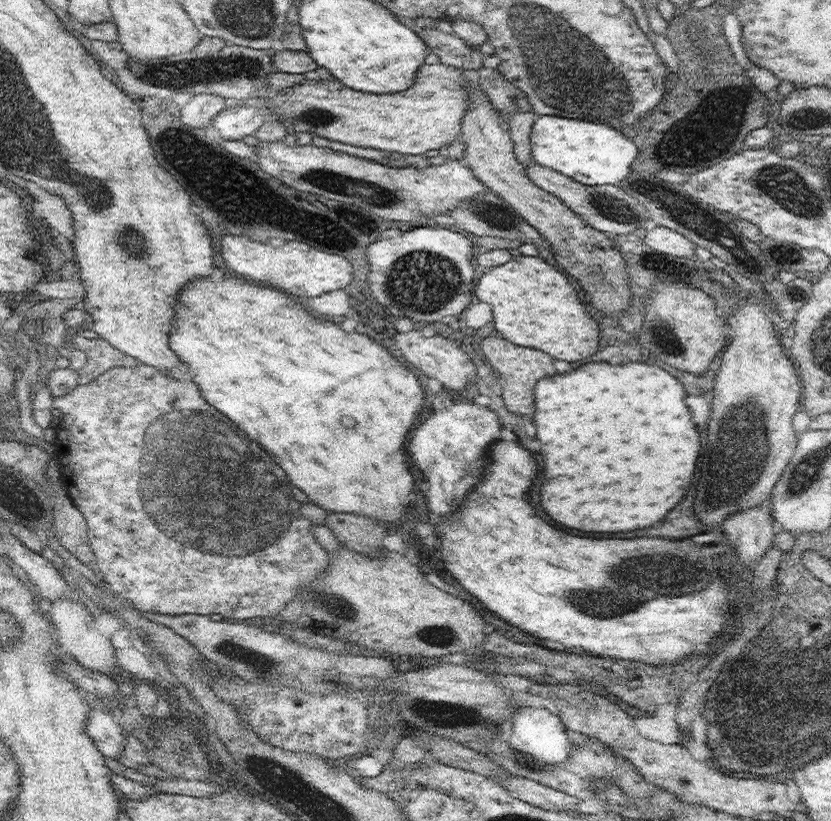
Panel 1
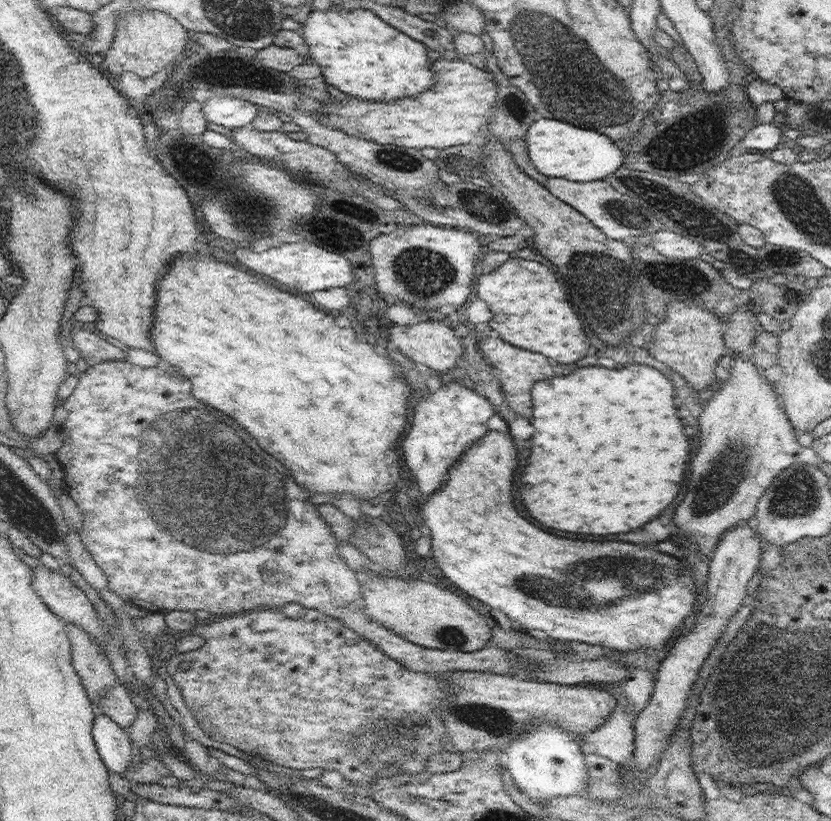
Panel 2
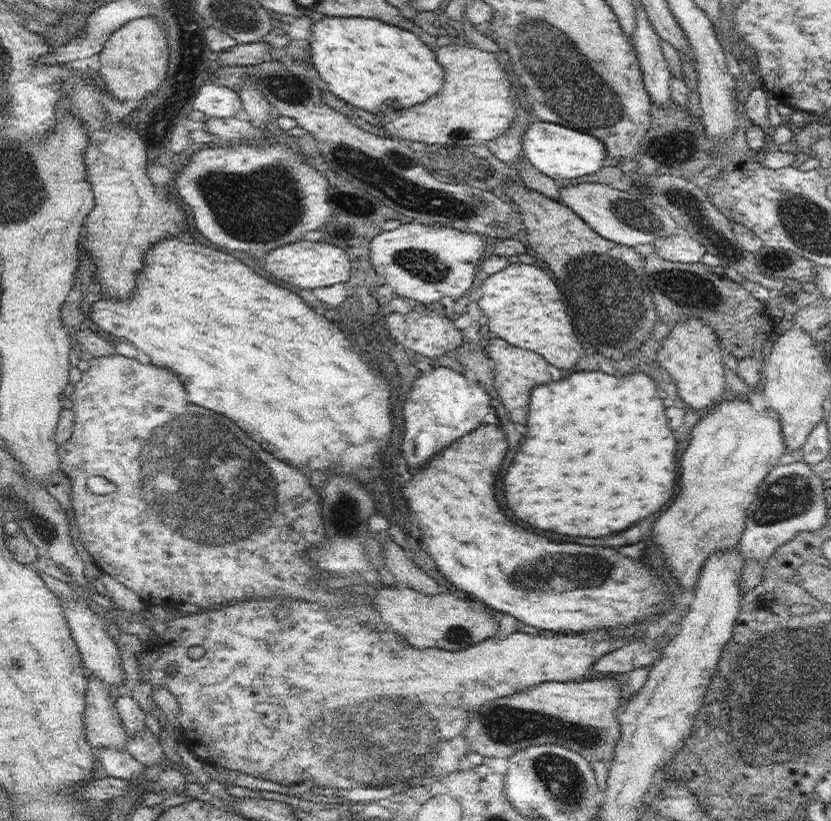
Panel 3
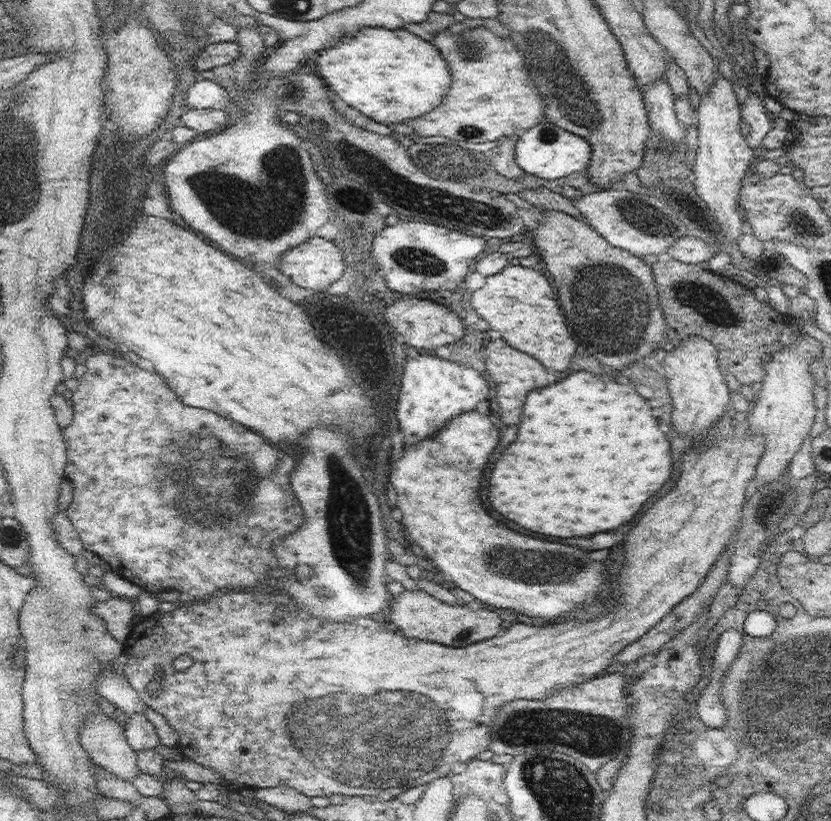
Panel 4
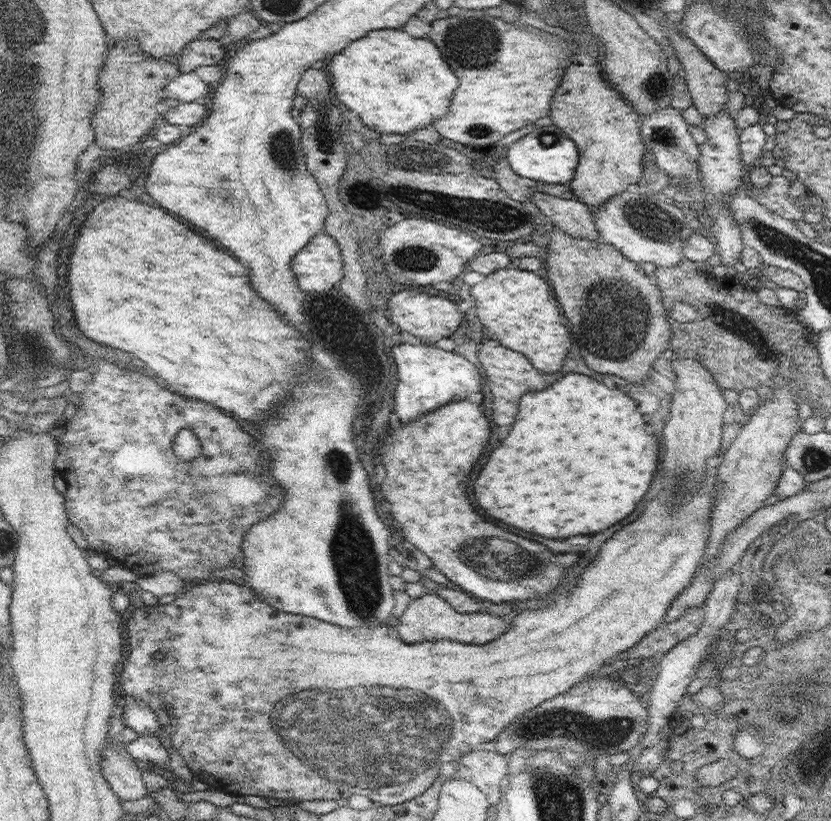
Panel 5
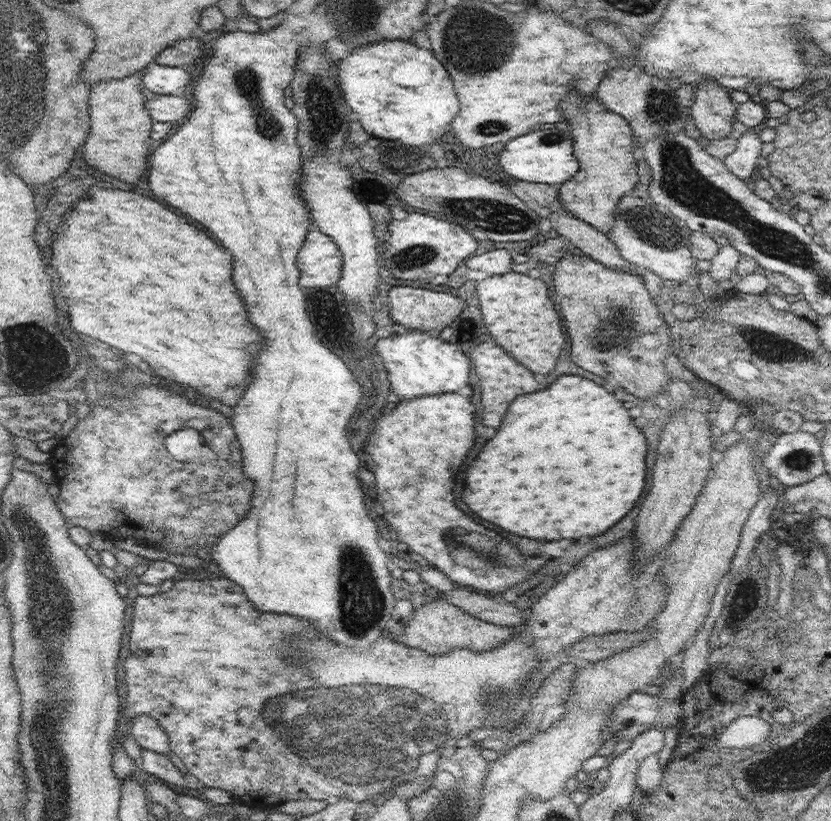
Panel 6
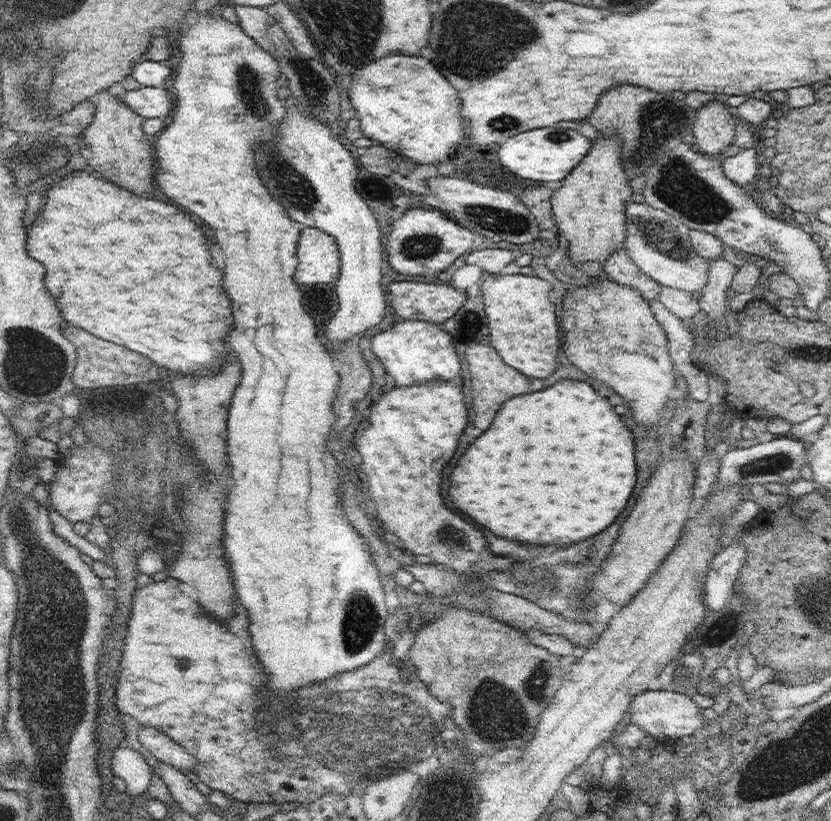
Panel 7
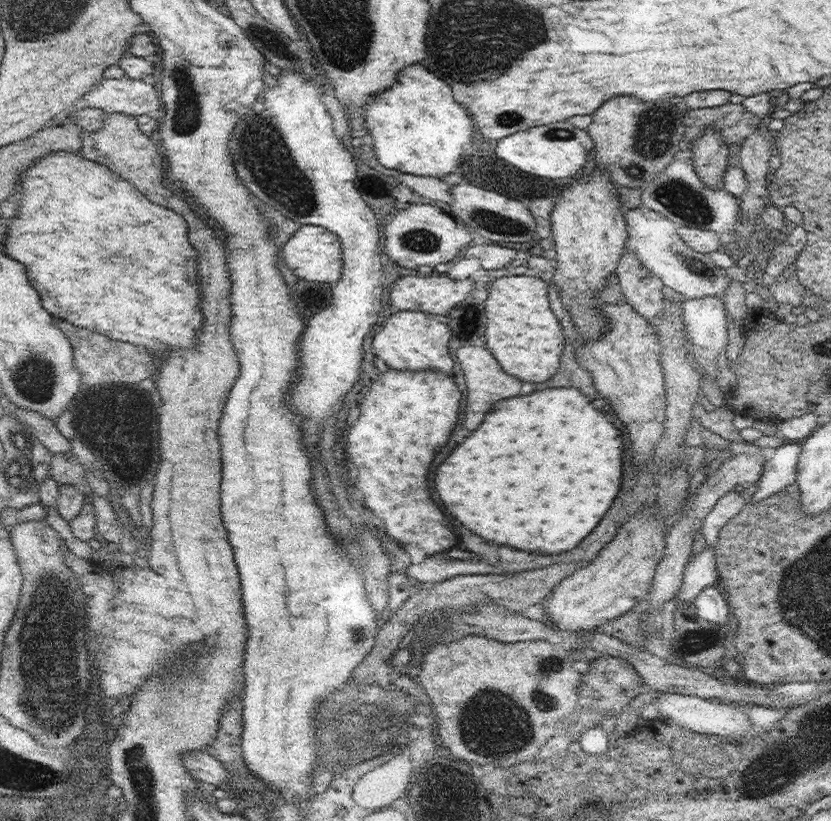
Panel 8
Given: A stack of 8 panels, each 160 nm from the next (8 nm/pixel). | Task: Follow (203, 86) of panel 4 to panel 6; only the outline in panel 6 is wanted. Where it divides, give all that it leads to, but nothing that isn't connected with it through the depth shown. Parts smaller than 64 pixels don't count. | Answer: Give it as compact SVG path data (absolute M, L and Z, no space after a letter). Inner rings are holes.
M156 61L150 62L142 73L143 86L156 94L174 94L184 96L184 90L190 90L194 75L183 68L160 65Z

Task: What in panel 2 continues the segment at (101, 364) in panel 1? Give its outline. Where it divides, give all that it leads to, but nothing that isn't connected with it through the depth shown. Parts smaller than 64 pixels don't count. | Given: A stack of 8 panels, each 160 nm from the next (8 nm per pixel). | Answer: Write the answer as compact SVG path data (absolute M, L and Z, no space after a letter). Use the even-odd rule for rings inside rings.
M73 330L71 344L81 353L81 357L94 366L106 360L123 360L127 354L122 348L102 340L100 336L86 332L86 330Z

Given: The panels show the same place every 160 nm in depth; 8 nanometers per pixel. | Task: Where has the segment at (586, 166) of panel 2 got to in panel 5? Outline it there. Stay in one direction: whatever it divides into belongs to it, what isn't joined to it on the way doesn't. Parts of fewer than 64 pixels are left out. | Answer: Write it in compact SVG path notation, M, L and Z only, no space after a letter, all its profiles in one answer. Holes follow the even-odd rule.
M542 118L536 122L536 129L522 136L506 148L506 160L512 170L520 176L532 179L534 182L564 184L575 177L579 163L579 150L576 143L561 129L556 128L550 118Z

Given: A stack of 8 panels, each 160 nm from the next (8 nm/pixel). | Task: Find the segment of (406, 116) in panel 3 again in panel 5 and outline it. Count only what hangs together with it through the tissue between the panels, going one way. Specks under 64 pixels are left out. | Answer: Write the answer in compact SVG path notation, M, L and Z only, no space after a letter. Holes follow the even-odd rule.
M460 9L456 16L435 20L429 25L427 38L438 46L444 60L460 78L460 86L457 86L454 92L450 112L434 122L433 128L436 128L442 138L478 146L489 152L490 144L550 114L552 94L562 80L562 68L570 64L574 44L568 44L532 26L528 28L520 26L524 26L520 21L508 23L502 20L502 17L486 14L484 9Z

